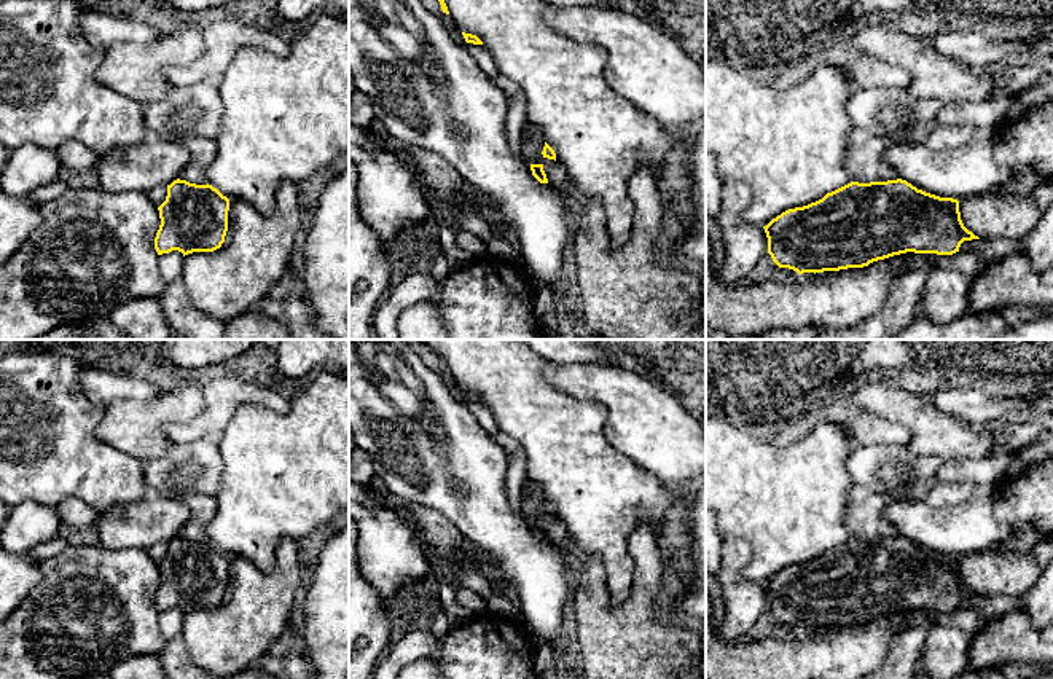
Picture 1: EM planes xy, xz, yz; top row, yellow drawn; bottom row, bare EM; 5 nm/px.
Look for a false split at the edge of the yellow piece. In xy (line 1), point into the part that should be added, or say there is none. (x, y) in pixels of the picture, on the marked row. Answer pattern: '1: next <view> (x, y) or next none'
1: next none

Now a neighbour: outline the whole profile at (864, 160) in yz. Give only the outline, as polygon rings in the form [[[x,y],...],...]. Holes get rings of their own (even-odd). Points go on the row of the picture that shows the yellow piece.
[[[854,128],[849,132],[849,143],[844,156],[844,166],[854,177],[854,182],[887,182],[897,180],[897,172],[886,163],[884,153],[894,142],[875,131]]]

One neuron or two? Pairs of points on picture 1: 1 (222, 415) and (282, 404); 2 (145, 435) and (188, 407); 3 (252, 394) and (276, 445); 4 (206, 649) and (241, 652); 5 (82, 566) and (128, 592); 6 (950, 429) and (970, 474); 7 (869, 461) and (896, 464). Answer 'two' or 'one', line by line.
1: one
2: one
3: two
4: one
5: one
6: two
7: one

